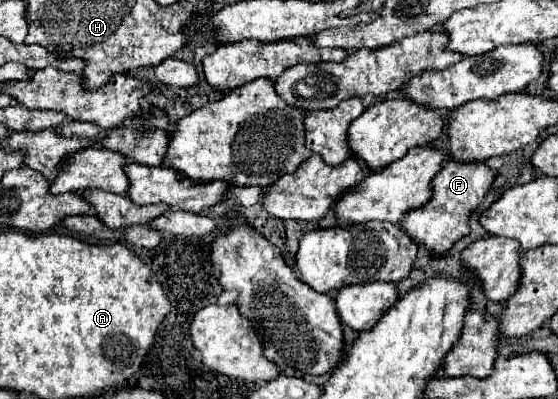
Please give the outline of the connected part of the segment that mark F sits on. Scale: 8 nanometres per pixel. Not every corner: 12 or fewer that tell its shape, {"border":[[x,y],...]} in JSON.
{"border":[[448,158],[432,200],[400,228],[444,254],[470,234],[470,216],[496,170]]}

